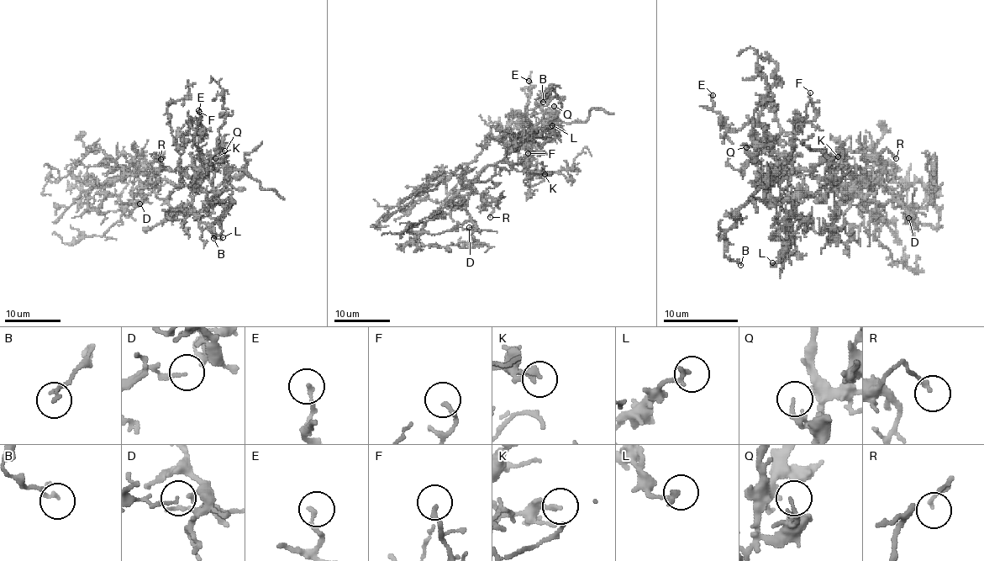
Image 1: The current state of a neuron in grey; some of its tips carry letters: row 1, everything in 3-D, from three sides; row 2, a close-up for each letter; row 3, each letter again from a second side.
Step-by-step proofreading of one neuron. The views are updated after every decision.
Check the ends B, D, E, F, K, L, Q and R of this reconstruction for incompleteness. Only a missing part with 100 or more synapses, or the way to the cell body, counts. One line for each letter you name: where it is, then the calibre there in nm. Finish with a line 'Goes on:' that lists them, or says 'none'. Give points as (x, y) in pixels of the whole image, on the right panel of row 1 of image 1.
Goes on: none

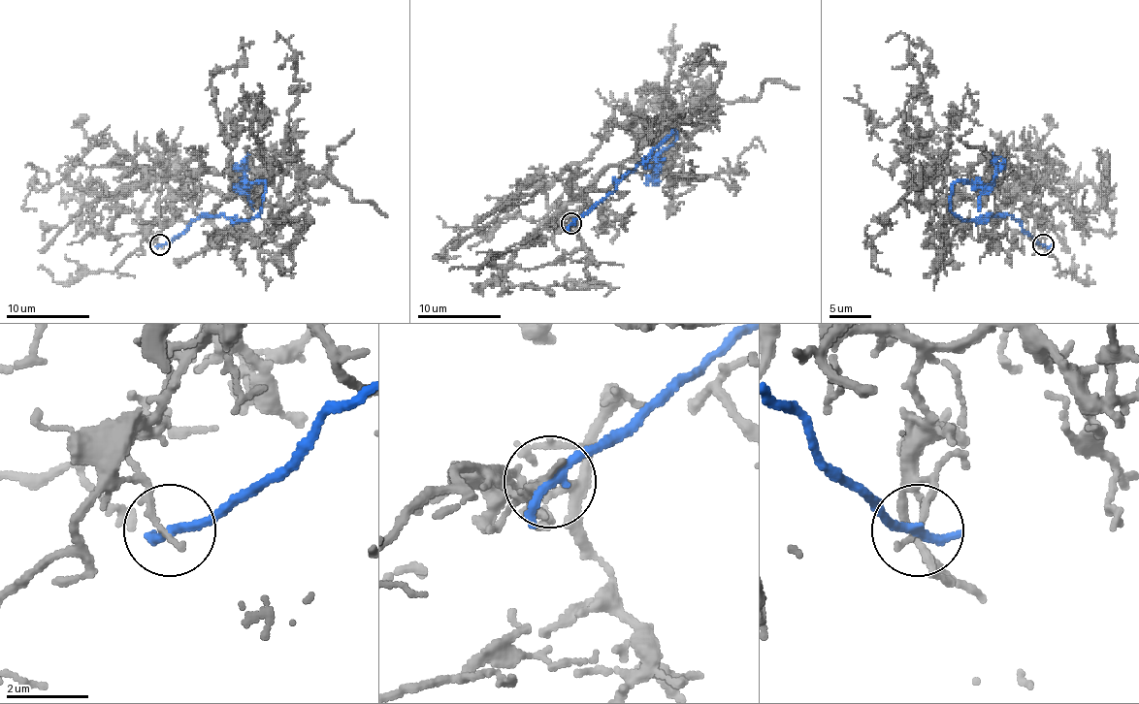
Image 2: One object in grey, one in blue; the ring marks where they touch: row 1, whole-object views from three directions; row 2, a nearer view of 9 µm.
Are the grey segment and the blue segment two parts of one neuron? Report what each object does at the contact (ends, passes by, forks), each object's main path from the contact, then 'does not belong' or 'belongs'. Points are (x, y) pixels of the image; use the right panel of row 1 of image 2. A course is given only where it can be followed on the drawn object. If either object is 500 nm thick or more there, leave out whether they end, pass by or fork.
grey ends there; blue ends there; grey runs (1043, 244), (1043, 208), (1020, 192), (955, 196), (949, 219), (994, 232), (989, 158), (959, 140), (971, 129); blue runs (1043, 244), (1009, 215), (959, 219), (951, 210), (951, 194), (957, 181), (991, 183), (992, 152); does not belong

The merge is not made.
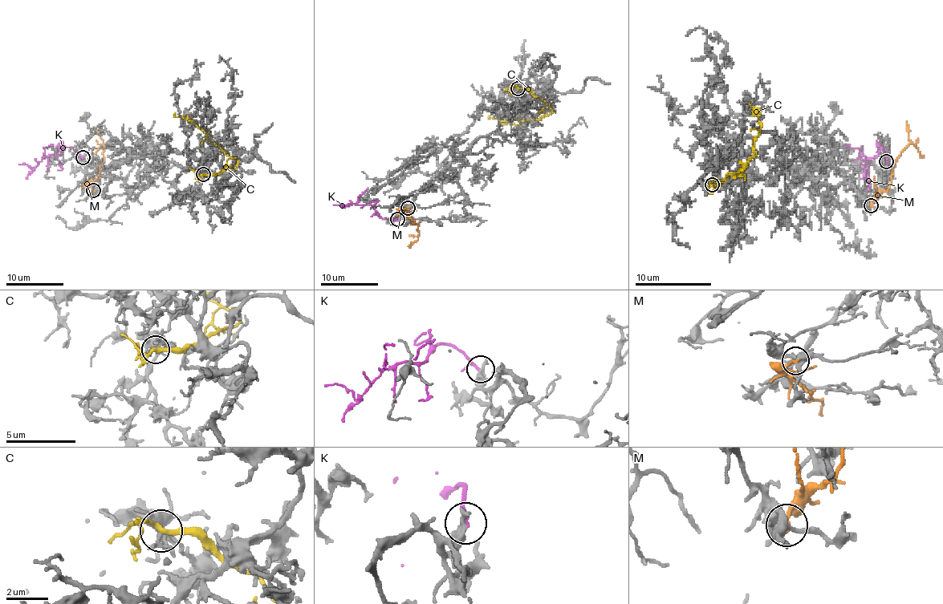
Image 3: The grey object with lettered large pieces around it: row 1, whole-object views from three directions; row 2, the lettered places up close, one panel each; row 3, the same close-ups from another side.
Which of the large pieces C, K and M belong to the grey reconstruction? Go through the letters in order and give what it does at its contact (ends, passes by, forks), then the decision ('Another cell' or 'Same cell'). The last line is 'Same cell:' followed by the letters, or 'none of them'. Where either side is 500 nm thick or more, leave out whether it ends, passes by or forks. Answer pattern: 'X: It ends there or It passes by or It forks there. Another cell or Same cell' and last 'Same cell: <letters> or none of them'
C: It forks there. Another cell
K: It passes by. Another cell
M: It ends there. Another cell
Same cell: none of them

